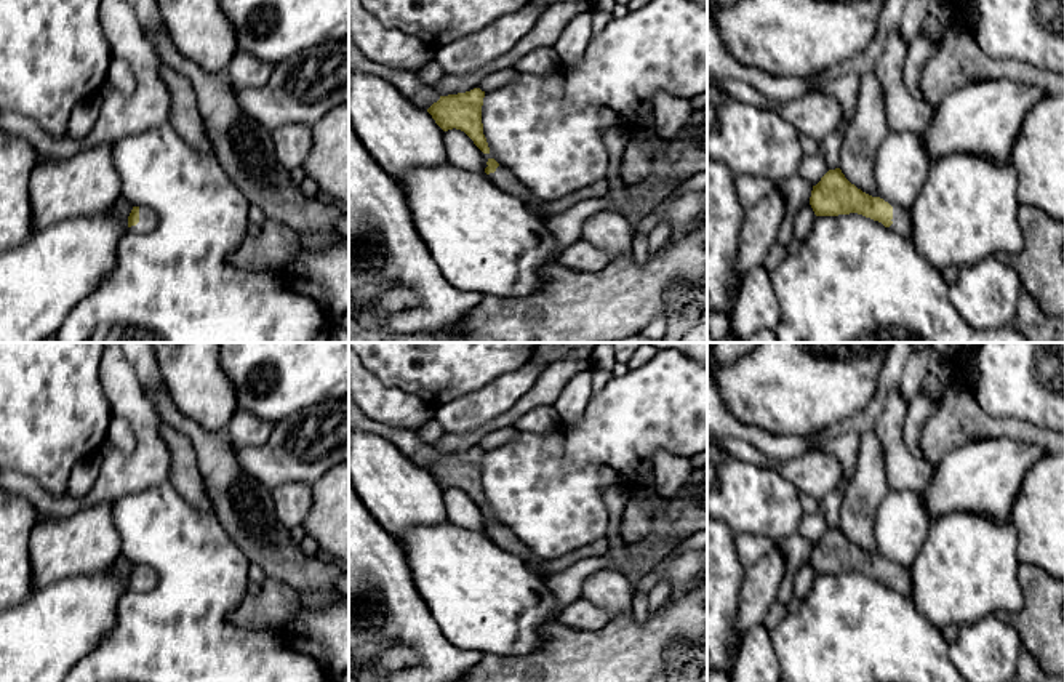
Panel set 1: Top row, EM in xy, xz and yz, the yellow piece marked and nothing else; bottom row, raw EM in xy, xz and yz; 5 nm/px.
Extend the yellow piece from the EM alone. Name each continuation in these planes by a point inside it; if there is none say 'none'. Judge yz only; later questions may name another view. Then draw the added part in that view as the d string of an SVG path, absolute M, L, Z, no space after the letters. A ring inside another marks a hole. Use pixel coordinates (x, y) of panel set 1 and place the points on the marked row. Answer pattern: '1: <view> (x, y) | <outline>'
1: yz (901, 224) | M891 205L893 207L893 224L888 227L893 232L910 239L912 237L912 223L909 208Z

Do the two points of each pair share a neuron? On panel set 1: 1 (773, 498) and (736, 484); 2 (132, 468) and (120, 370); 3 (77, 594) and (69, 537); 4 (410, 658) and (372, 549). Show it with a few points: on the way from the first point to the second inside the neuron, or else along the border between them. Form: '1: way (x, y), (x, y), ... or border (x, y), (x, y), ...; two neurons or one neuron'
1: way (764, 498), (751, 498), (746, 493); one neuron
2: way (144, 444), (144, 420), (125, 394); one neuron
3: border (109, 565), (95, 572), (71, 575), (39, 589); two neurons
4: border (421, 657), (407, 645), (391, 645), (373, 665); two neurons

